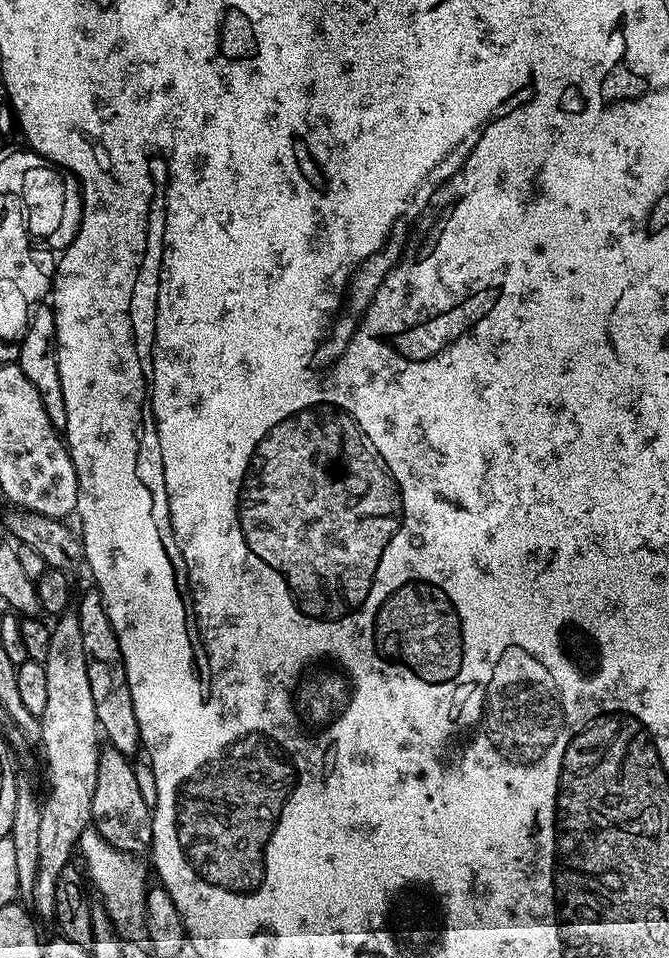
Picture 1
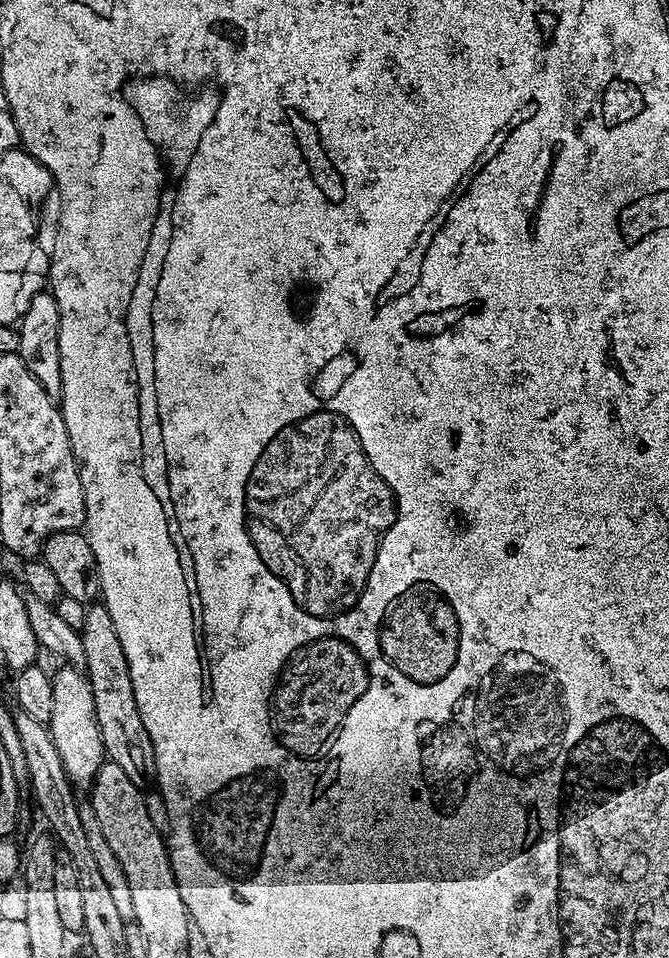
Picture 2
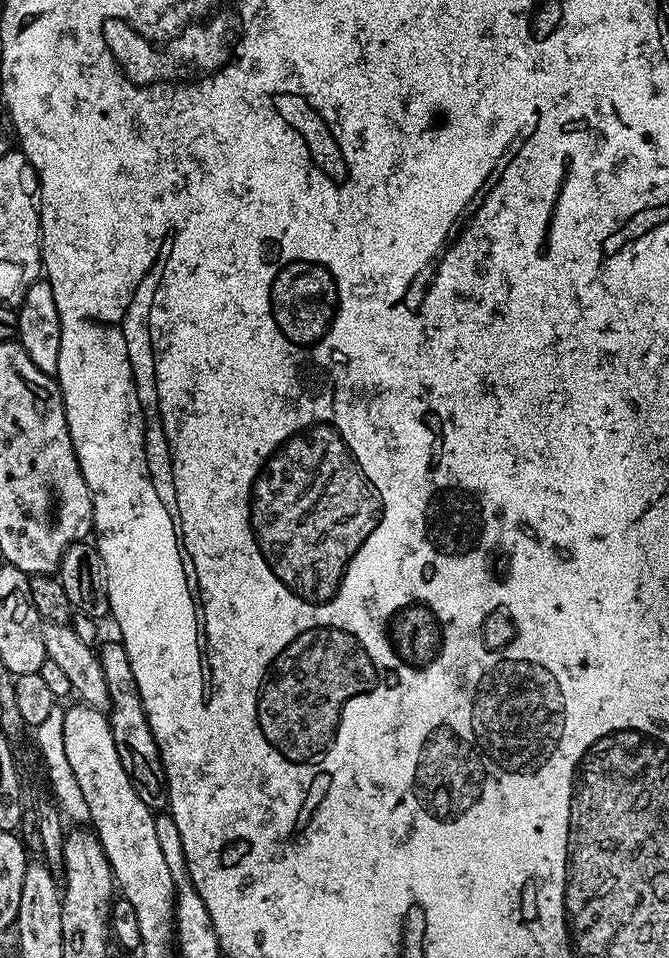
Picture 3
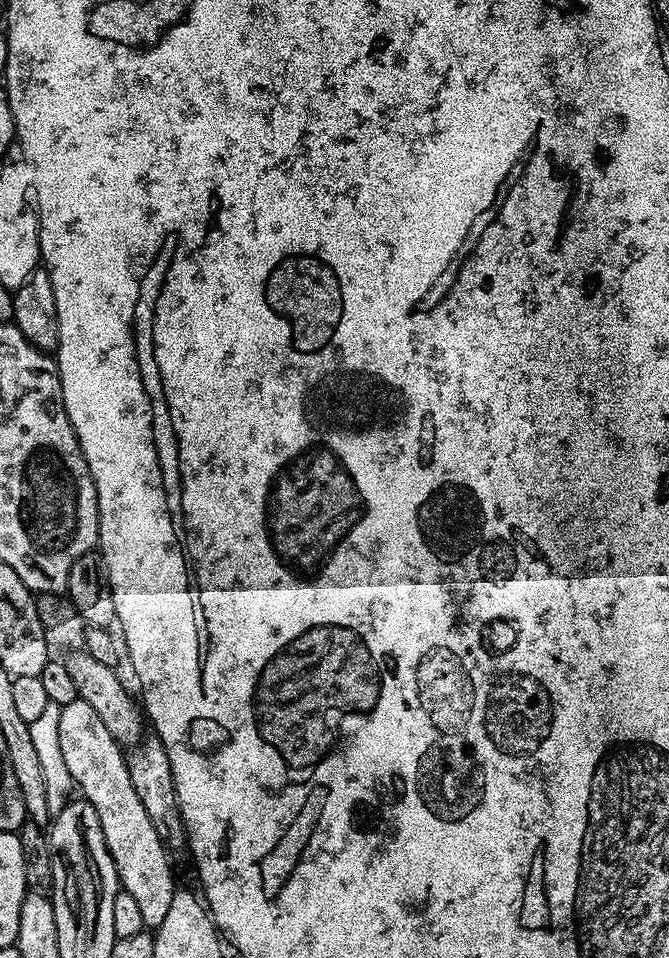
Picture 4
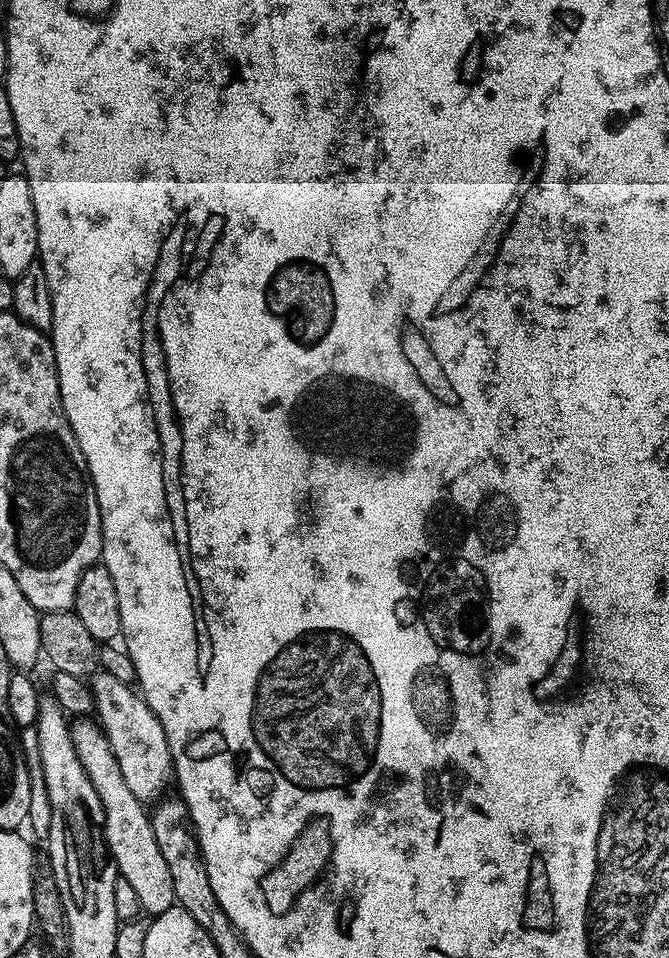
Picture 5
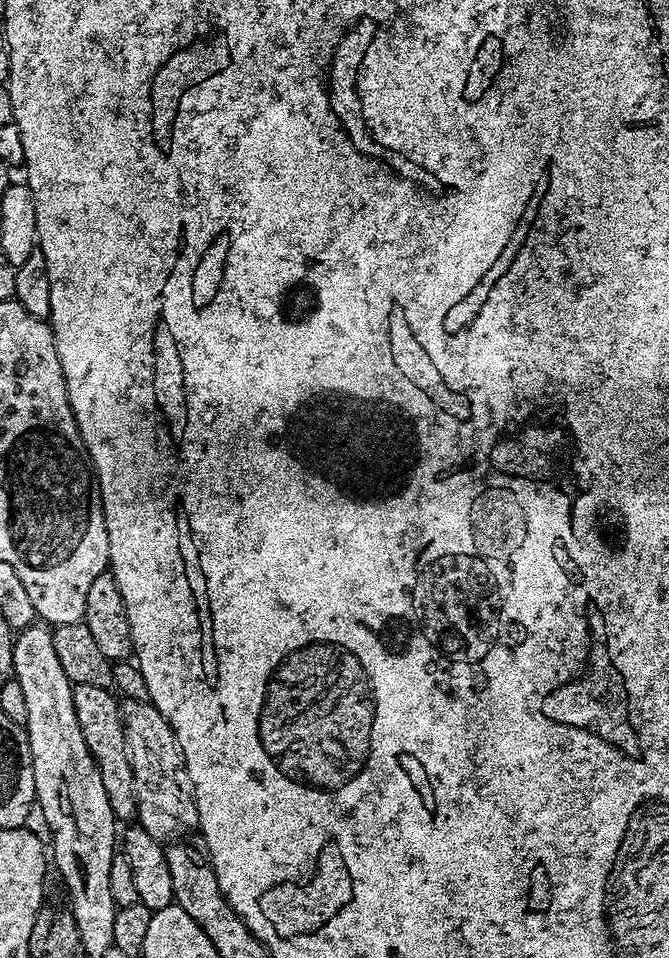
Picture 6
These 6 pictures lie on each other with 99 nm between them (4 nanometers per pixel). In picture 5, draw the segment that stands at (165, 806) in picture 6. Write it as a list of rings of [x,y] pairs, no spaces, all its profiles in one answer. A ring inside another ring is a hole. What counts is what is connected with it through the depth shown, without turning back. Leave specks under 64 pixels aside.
[[[97,671],[91,677],[90,687],[95,719],[104,729],[114,758],[118,758],[118,770],[122,770],[130,794],[145,806],[163,801],[164,791],[173,783],[174,769],[162,722],[158,722],[143,695],[132,684],[119,680],[113,672]]]

